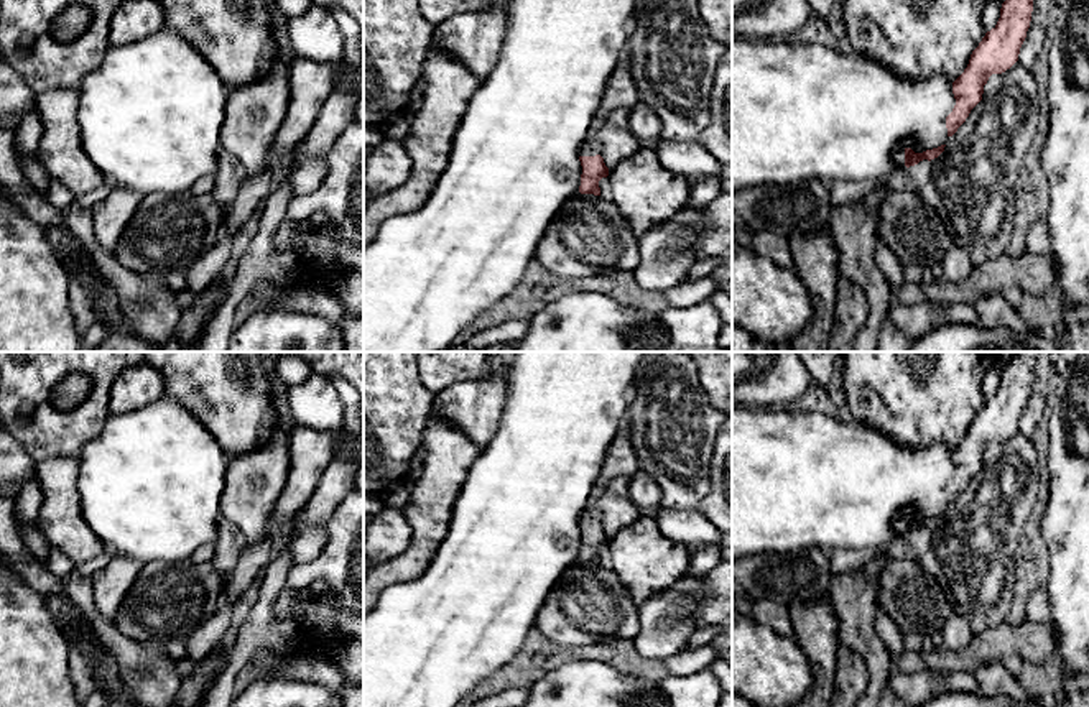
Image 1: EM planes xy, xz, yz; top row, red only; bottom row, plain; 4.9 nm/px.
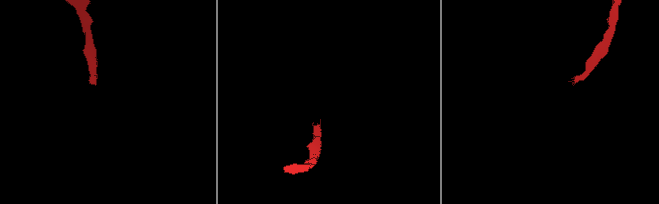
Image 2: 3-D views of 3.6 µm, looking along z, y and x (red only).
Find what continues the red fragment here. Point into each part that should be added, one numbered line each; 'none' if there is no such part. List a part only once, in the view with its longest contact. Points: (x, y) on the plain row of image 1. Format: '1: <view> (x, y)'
1: xz (620, 459)

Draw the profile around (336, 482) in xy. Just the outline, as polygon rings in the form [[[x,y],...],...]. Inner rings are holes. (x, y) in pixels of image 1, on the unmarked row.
[[[332,459],[321,475],[308,505],[293,518],[293,534],[304,524],[327,524],[337,505],[352,490],[359,465],[350,459]]]

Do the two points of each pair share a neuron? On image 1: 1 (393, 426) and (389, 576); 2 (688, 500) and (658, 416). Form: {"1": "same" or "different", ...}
{"1": "different", "2": "same"}

